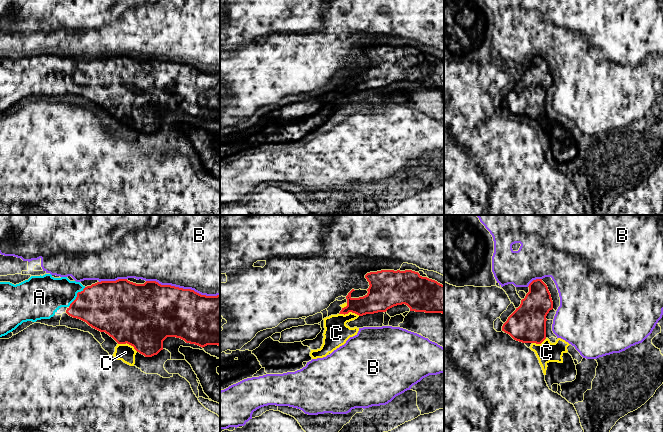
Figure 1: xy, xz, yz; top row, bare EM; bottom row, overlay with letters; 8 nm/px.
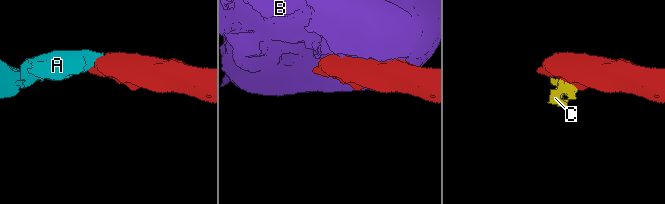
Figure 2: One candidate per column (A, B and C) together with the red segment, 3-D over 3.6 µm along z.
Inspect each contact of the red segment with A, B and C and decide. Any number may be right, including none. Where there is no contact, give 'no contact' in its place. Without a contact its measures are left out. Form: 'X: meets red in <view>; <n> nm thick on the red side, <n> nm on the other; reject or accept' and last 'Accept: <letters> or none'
A: meets red in xy; 400 nm thick on the red side, 300 nm on the other; accept
B: meets red in xy; 420 nm thick on the red side, 500 nm on the other; reject
C: meets red in xy; 500 nm thick on the red side, 140 nm on the other; reject
Accept: A

